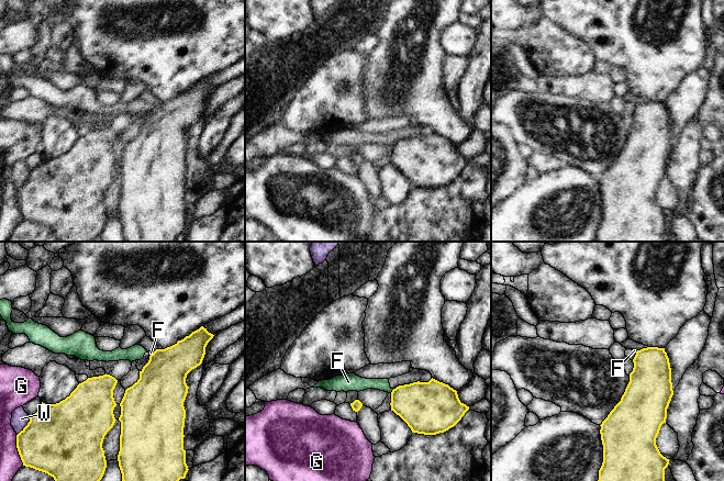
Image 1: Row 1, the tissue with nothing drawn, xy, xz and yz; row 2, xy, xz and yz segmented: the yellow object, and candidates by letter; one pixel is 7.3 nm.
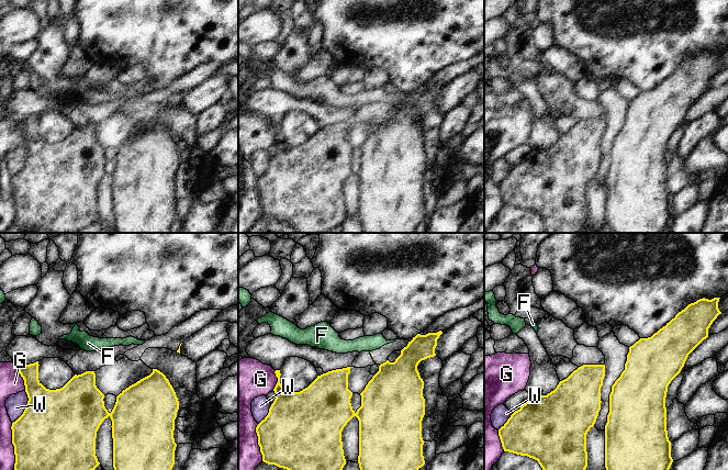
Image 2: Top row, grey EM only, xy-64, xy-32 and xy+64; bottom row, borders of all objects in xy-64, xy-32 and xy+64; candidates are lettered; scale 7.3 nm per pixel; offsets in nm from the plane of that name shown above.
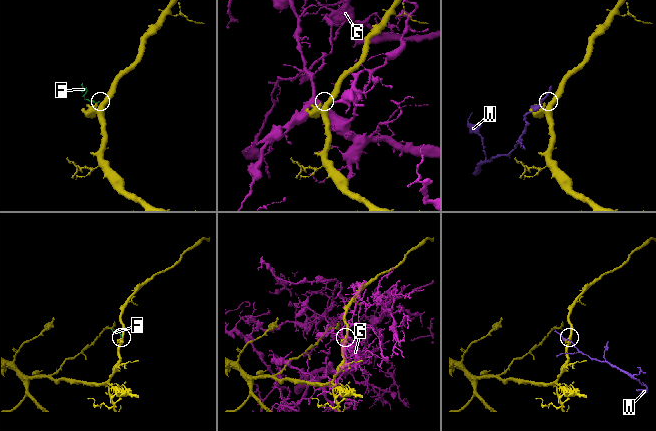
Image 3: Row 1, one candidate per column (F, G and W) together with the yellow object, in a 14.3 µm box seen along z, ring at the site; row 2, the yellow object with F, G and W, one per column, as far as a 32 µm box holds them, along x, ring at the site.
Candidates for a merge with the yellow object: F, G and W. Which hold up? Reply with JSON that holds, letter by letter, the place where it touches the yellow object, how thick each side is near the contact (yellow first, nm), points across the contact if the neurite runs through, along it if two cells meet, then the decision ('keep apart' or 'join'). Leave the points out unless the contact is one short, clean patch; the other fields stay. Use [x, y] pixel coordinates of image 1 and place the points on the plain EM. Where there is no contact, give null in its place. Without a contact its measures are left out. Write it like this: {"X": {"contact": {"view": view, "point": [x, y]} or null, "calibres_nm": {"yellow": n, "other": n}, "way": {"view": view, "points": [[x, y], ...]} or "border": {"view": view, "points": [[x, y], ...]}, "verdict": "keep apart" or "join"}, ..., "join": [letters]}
{"F": {"contact": {"view": "xz", "point": [396, 142]}, "calibres_nm": {"yellow": 360, "other": 90}, "border": {"view": "xz", "points": [[399, 140], [390, 146]]}, "verdict": "keep apart"}, "G": {"contact": {"view": "xy", "point": [18, 204]}, "calibres_nm": {"yellow": 440, "other": 160}, "verdict": "keep apart"}, "W": {"contact": {"view": "xy", "point": [25, 180]}, "calibres_nm": {"yellow": 500, "other": 130}, "verdict": "keep apart"}, "join": []}

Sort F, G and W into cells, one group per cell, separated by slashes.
F / G / W

